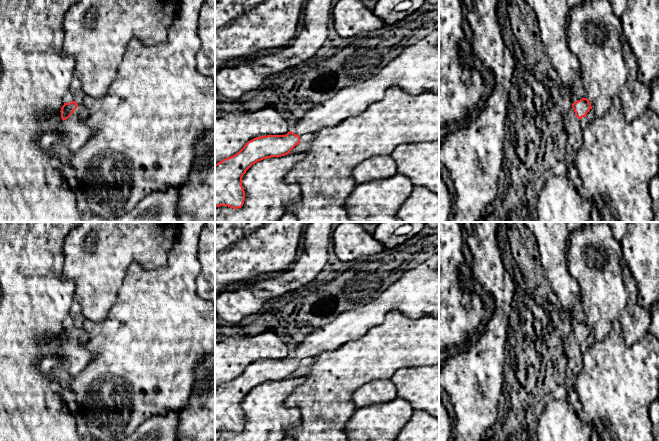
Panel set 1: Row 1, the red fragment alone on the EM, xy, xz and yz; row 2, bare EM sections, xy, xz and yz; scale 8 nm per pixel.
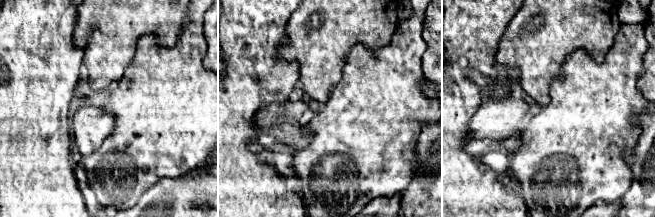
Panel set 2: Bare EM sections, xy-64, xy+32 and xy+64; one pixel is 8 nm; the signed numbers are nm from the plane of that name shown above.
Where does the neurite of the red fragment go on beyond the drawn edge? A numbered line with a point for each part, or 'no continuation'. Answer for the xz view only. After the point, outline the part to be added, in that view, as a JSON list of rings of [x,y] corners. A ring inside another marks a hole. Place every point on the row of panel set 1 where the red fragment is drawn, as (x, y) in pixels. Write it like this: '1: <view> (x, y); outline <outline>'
1: xz (415, 70); outline [[[439,27],[414,45],[403,48],[394,60],[372,77],[363,81],[352,82],[351,85],[338,90],[335,95],[310,108],[294,124],[292,132],[299,136],[317,133],[321,129],[335,126],[349,117],[357,116],[370,104],[383,99],[385,91],[390,87],[399,87],[411,94],[423,92],[439,94]]]

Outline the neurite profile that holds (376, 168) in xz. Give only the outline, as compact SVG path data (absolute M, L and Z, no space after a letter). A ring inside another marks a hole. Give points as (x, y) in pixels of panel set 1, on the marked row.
M376 156L358 164L352 176L358 184L386 180L397 174L395 161L391 156Z

